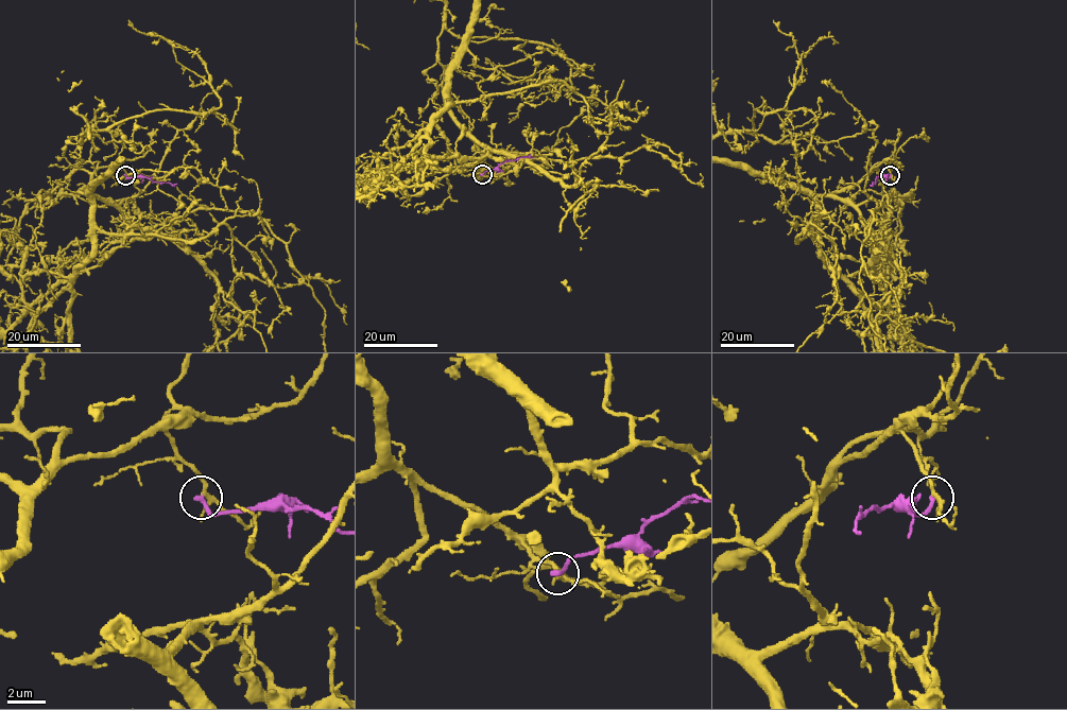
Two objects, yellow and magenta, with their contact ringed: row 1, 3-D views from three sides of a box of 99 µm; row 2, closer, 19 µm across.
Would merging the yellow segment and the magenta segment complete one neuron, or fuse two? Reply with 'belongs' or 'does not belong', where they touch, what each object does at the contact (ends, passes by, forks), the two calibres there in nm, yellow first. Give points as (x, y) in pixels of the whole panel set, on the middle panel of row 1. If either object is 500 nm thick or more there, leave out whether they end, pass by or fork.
belongs; at (482, 174); yellow forks there; magenta ends there; 160 nm thick on the yellow side, 280 nm on the other

